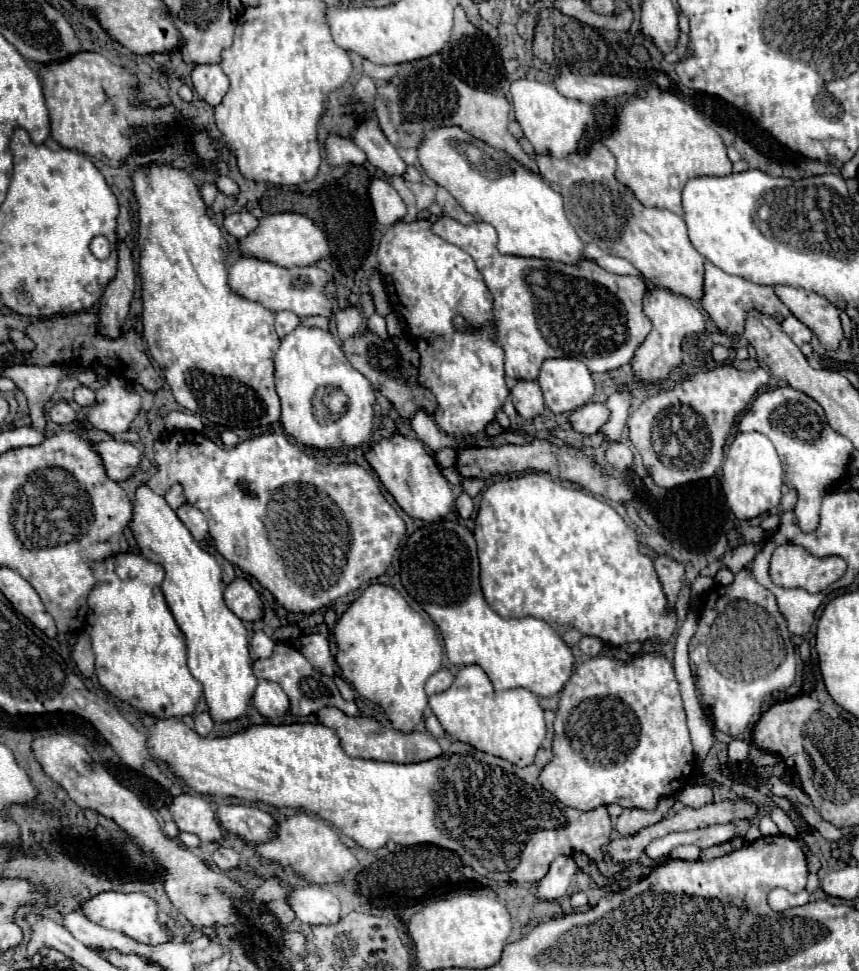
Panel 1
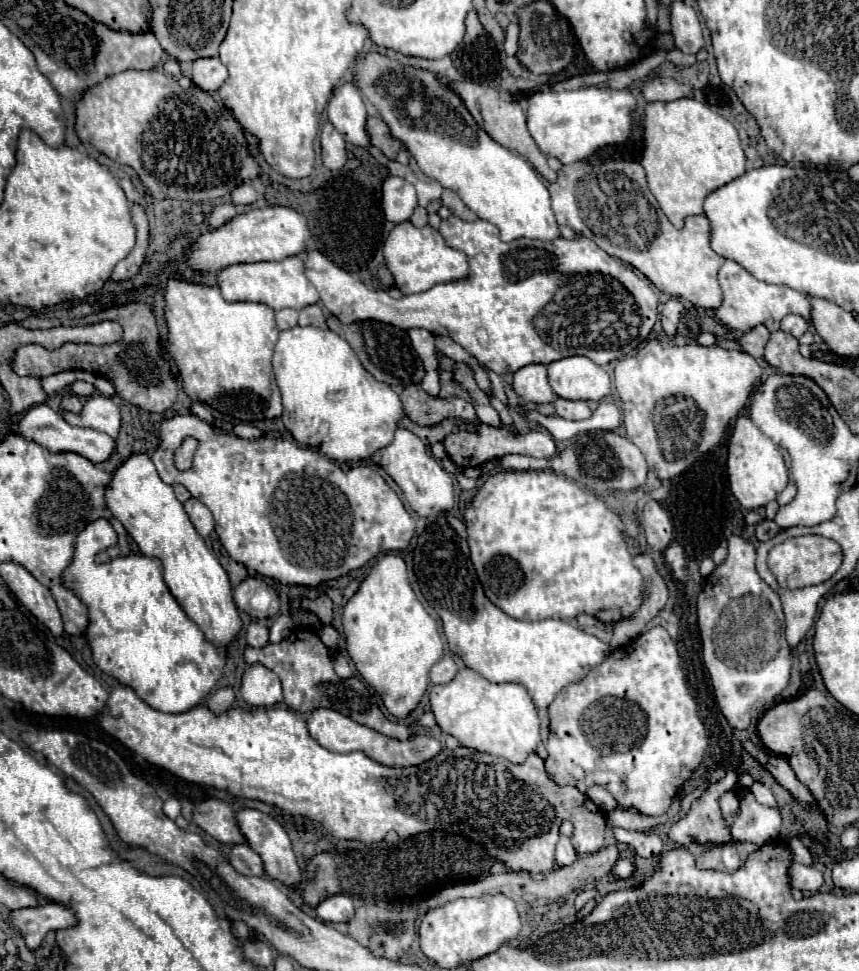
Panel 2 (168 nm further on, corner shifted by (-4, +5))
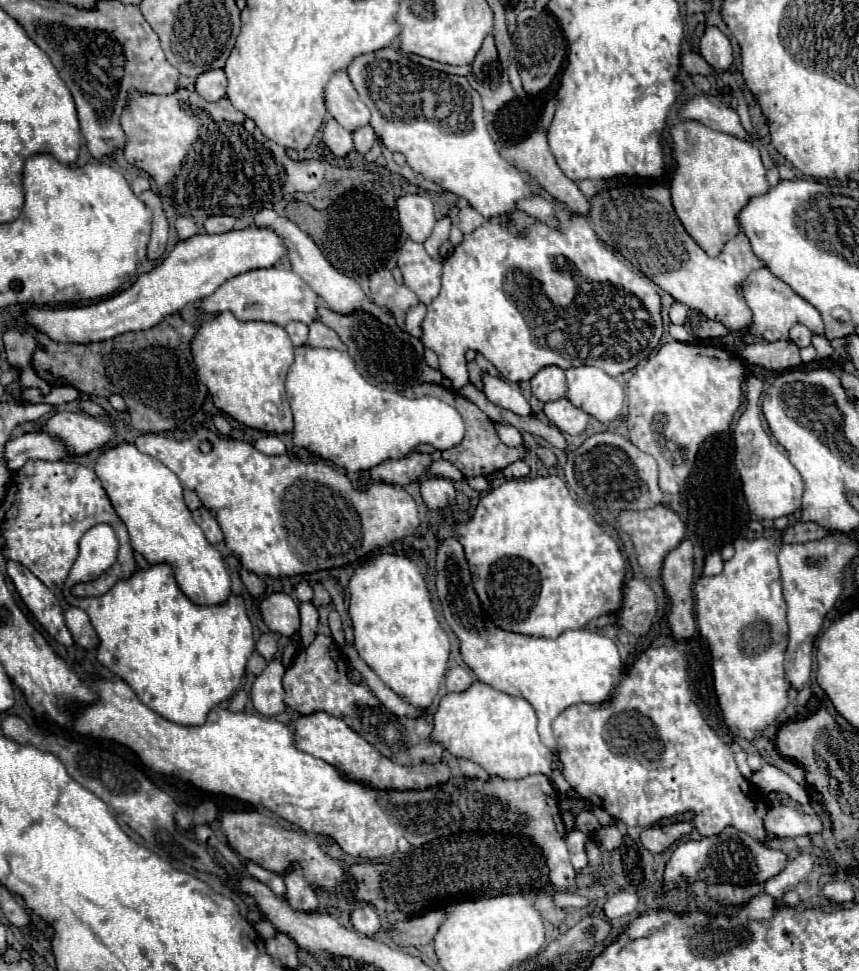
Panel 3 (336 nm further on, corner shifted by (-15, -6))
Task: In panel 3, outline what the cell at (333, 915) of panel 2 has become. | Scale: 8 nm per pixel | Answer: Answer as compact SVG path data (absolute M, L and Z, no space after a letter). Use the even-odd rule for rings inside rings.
M365 904L363 908L353 910L349 922L351 922L351 926L353 926L357 932L361 932L361 934L365 934L365 936L373 936L373 934L379 930L379 926L381 926L381 924L379 924L379 916L375 914L375 908L369 906L369 904Z

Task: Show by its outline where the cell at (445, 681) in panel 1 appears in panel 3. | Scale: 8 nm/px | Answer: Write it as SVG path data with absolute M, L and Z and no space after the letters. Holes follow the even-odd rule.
M453 666L447 672L445 688L447 688L447 692L463 692L471 686L471 682L473 682L473 676L465 666Z

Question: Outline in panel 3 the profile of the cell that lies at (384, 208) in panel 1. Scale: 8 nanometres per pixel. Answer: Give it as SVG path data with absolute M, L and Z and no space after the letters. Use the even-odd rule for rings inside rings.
M405 194L397 200L401 230L415 242L425 242L433 230L433 202L421 194Z

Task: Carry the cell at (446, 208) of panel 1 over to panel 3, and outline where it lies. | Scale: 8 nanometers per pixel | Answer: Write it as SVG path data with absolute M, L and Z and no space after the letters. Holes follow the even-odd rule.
M471 206L461 208L459 214L457 214L457 226L461 228L463 234L475 232L475 228L483 226L483 222L485 222L485 218L483 218L479 212L475 212Z

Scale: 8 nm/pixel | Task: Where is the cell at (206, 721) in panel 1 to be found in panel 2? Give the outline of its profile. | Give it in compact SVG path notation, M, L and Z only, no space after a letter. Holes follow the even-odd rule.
M222 687L222 689L218 689L210 699L208 699L208 707L216 713L222 713L222 711L226 711L230 705L232 705L232 701L234 701L234 689L232 687Z

